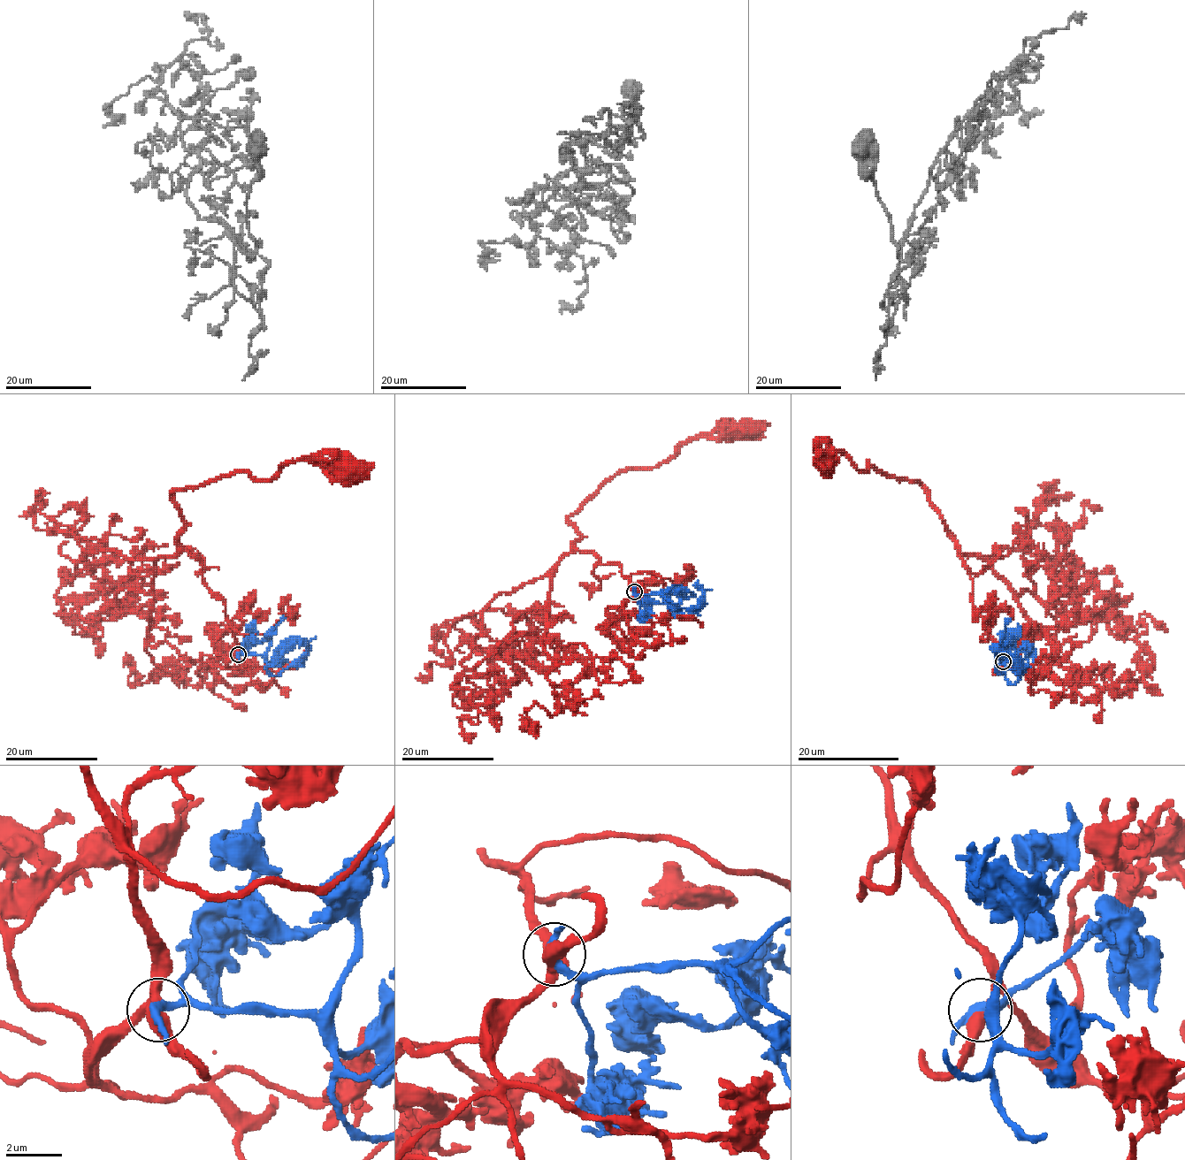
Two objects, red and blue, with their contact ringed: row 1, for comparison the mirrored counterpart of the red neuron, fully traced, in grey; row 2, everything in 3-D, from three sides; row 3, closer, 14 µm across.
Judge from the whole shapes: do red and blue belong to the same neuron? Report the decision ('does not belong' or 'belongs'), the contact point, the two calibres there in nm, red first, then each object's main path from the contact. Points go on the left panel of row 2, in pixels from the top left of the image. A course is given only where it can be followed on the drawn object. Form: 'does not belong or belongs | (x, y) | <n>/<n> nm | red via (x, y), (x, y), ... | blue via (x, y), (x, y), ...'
belongs | (238, 654) | 360/280 nm | red via (237, 654), (224, 601), (179, 542), (172, 493), (236, 471), (270, 479), (286, 461), (347, 469) | blue via (237, 654), (262, 655), (266, 661), (266, 670), (271, 675), (279, 675), (307, 652), (308, 646), (300, 638)

